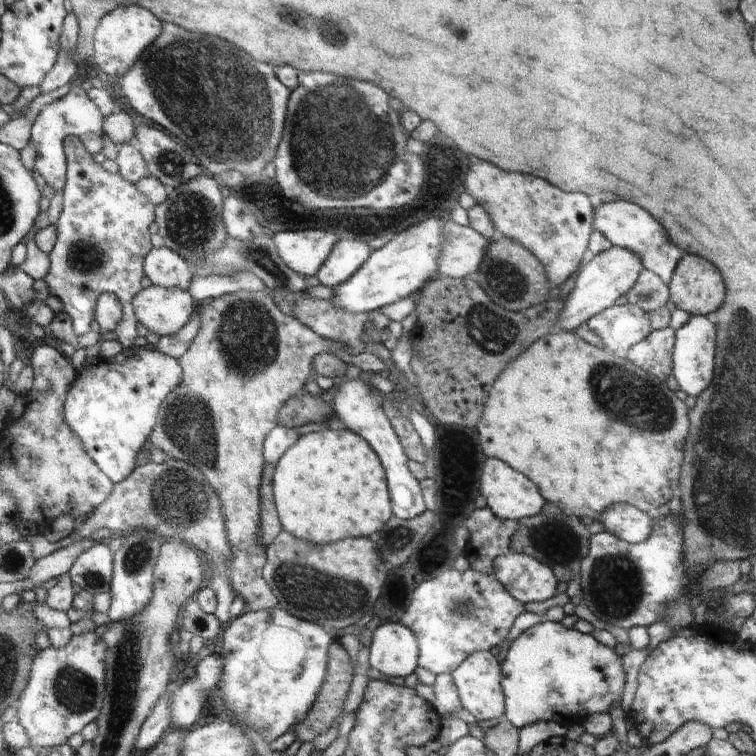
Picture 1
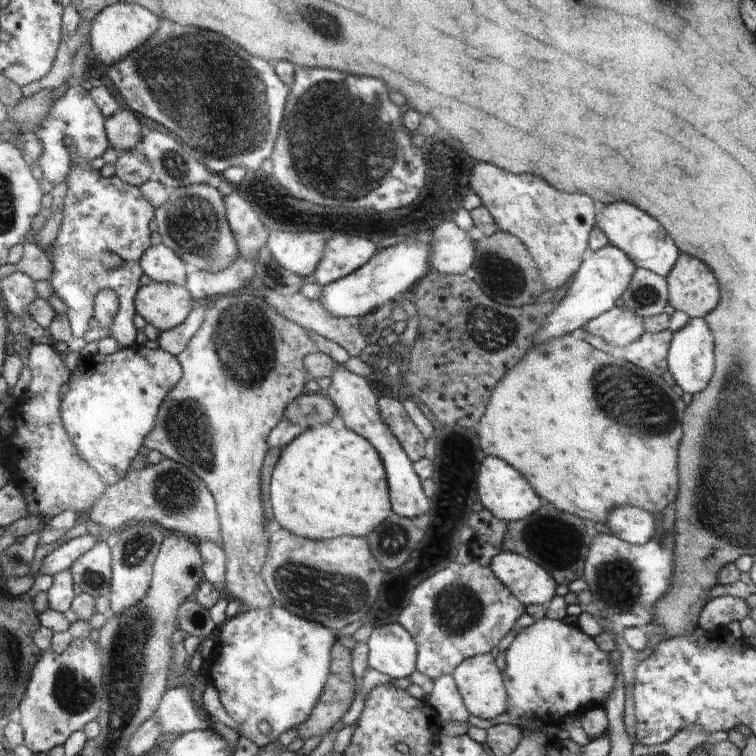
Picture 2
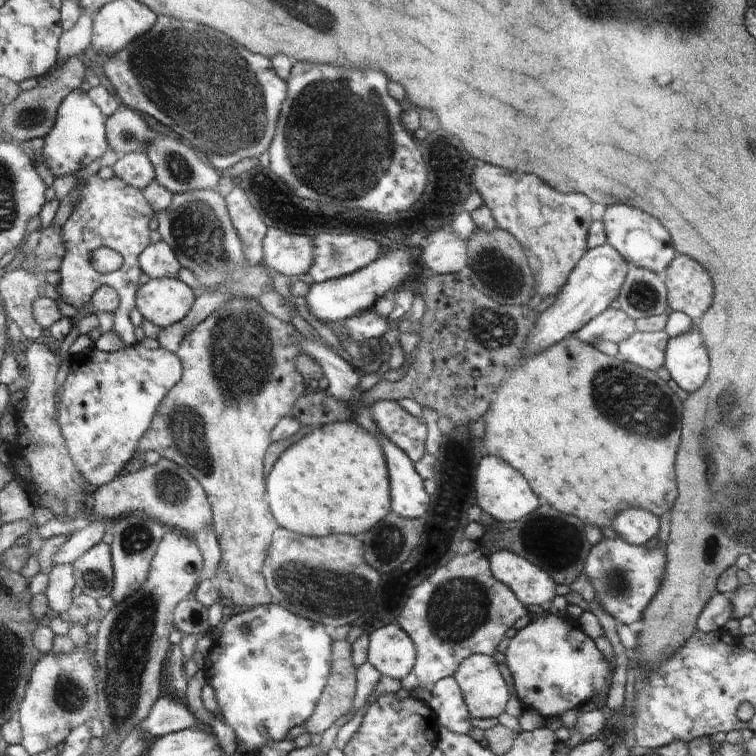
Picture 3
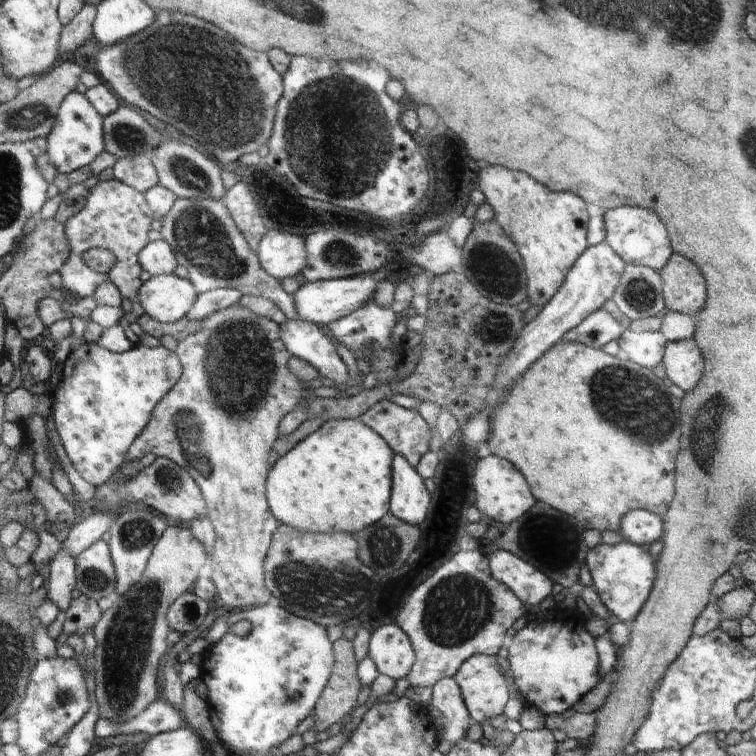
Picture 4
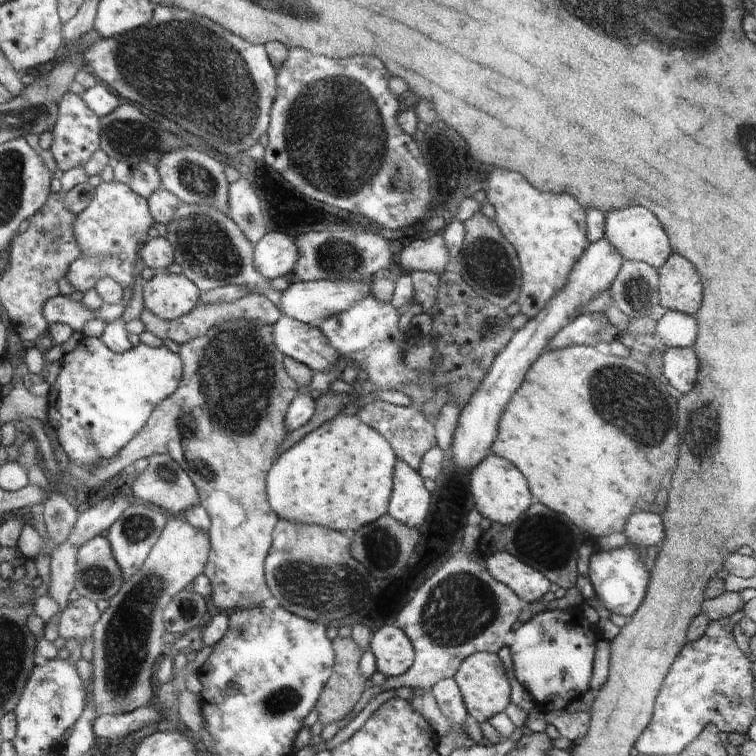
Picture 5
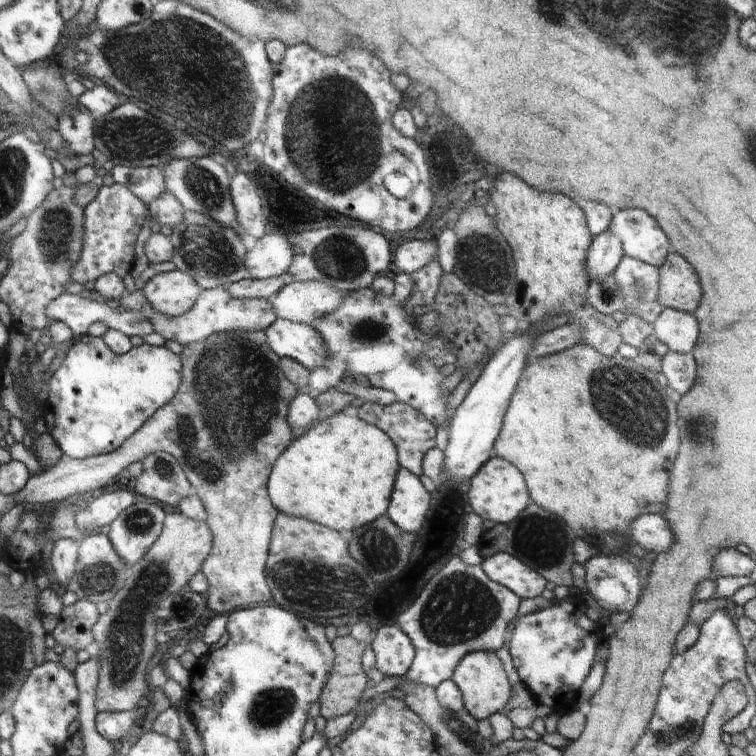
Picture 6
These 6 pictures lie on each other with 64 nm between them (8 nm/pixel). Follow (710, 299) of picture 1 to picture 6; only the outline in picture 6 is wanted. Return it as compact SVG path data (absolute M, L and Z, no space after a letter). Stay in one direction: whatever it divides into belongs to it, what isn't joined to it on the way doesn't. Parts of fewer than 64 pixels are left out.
M668 254L667 260L659 268L657 301L664 308L695 313L700 294L698 274L694 268L680 254Z

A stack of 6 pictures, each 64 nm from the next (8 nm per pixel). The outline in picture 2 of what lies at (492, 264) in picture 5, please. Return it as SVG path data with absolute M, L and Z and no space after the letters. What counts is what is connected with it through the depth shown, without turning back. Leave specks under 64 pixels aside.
M496 231L492 236L477 235L479 252L474 272L476 272L476 282L496 298L496 302L502 306L519 307L536 303L538 298L545 292L543 276L538 264L532 258L531 253L512 234Z

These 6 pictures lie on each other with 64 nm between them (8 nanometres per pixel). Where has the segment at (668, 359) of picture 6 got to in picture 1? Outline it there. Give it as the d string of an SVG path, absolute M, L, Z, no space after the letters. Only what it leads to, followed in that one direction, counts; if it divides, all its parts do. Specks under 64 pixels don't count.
M692 315L688 322L675 332L672 374L683 394L696 397L710 386L714 374L714 336L716 336L714 324L702 315Z

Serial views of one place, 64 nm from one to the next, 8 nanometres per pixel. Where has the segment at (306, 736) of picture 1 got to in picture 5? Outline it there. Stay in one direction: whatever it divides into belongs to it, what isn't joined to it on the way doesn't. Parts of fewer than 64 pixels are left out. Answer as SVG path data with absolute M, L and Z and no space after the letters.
M336 637L332 682L324 684L316 705L318 721L327 726L344 719L362 696L366 678L358 672L360 650L352 637Z

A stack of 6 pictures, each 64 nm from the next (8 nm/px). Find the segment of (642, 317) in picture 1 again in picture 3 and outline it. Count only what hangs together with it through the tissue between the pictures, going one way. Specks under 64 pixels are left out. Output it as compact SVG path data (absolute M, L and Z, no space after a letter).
M610 308L592 318L573 335L595 346L596 342L604 342L604 340L620 344L638 331L636 319L626 314L624 310Z

